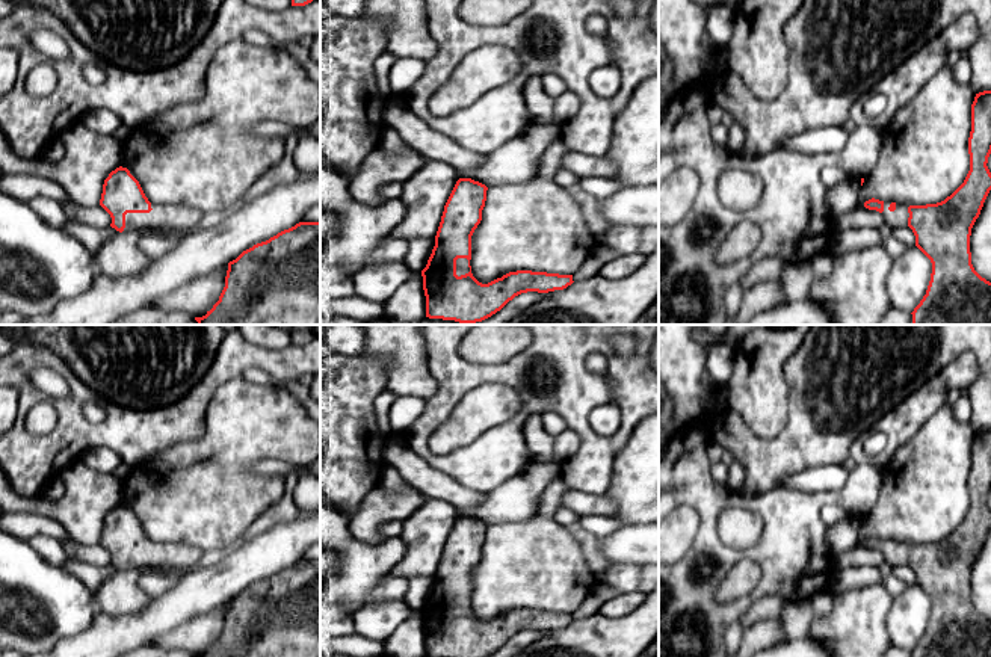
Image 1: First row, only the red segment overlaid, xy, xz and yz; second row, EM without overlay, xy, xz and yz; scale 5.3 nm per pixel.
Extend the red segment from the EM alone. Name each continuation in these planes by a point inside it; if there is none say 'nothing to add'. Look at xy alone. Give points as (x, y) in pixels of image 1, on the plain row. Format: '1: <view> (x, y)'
1: xy (172, 555)

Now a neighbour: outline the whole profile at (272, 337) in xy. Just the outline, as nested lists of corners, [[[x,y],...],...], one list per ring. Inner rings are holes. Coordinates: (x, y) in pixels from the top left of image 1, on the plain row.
[[[237,325],[237,329],[255,346],[279,350],[292,344],[292,332],[275,325]]]

